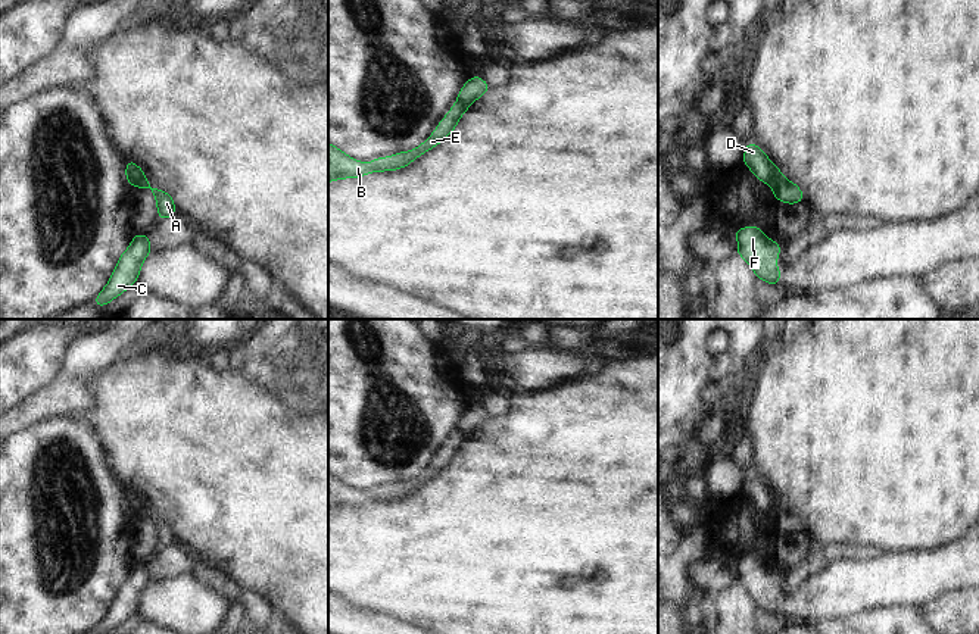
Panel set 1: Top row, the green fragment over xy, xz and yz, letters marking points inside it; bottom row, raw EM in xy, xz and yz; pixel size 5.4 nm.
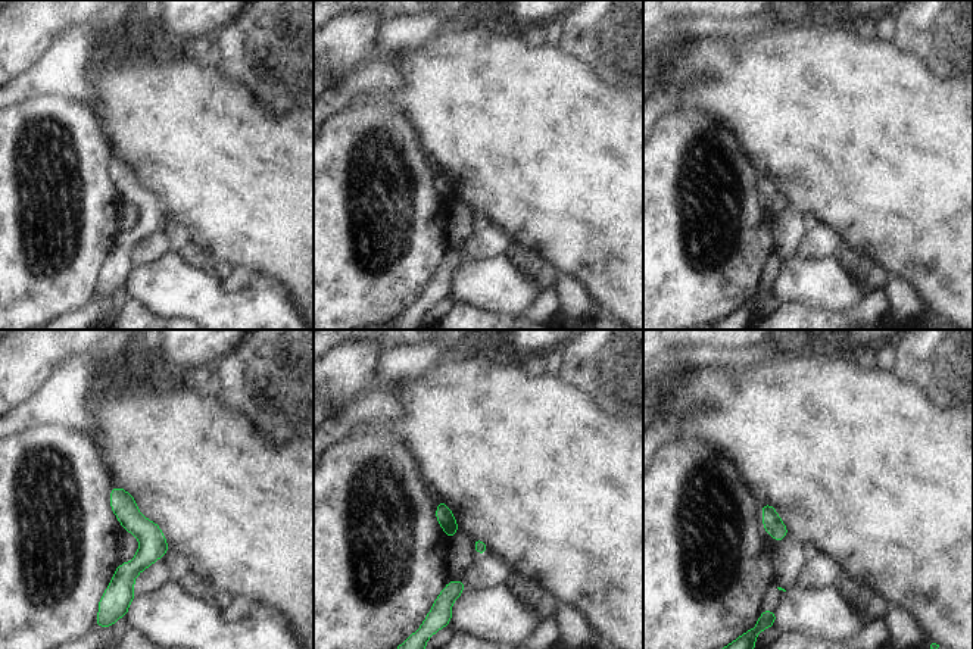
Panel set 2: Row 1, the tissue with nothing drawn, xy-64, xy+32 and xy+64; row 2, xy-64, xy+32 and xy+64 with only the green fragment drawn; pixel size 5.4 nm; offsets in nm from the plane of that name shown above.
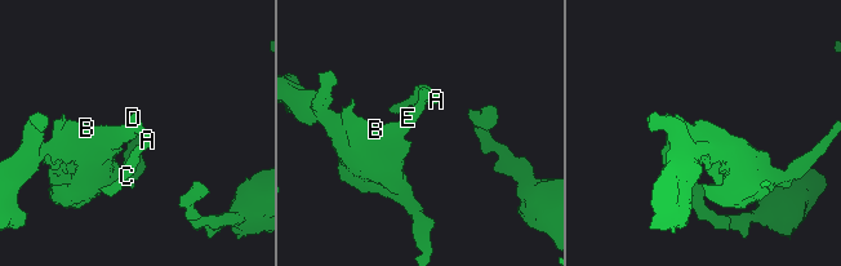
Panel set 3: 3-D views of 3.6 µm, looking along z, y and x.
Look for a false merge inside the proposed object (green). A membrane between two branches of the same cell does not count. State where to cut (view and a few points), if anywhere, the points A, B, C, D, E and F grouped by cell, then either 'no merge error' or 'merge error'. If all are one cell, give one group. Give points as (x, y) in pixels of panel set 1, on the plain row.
xy (127, 493), (140, 517) | A C D F / B E | merge error

